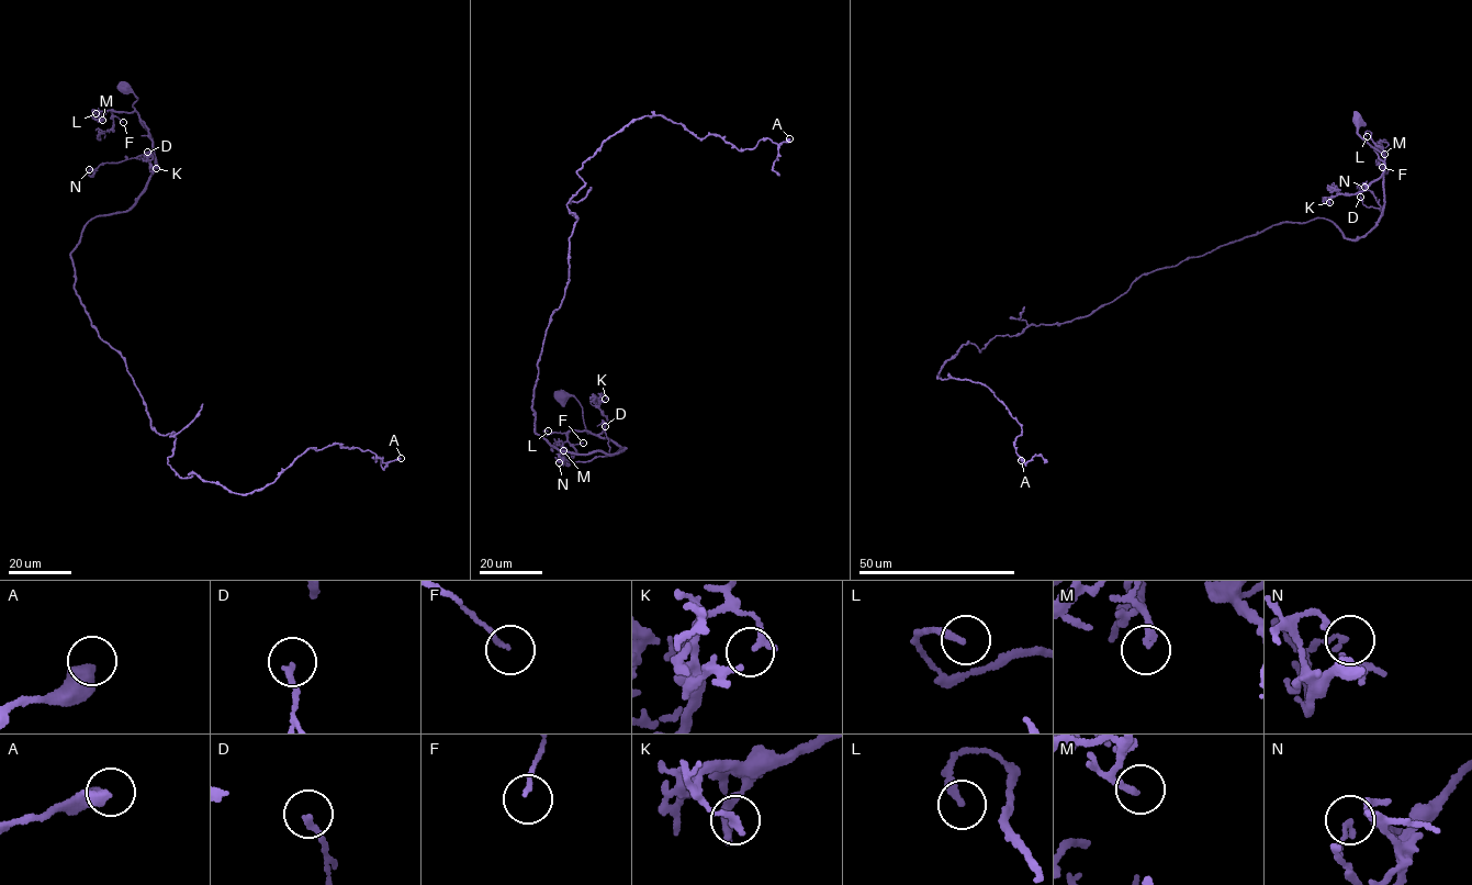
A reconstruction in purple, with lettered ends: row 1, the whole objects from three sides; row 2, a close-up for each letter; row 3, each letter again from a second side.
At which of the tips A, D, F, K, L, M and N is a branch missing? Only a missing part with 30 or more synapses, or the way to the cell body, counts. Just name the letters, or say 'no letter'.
no letter

